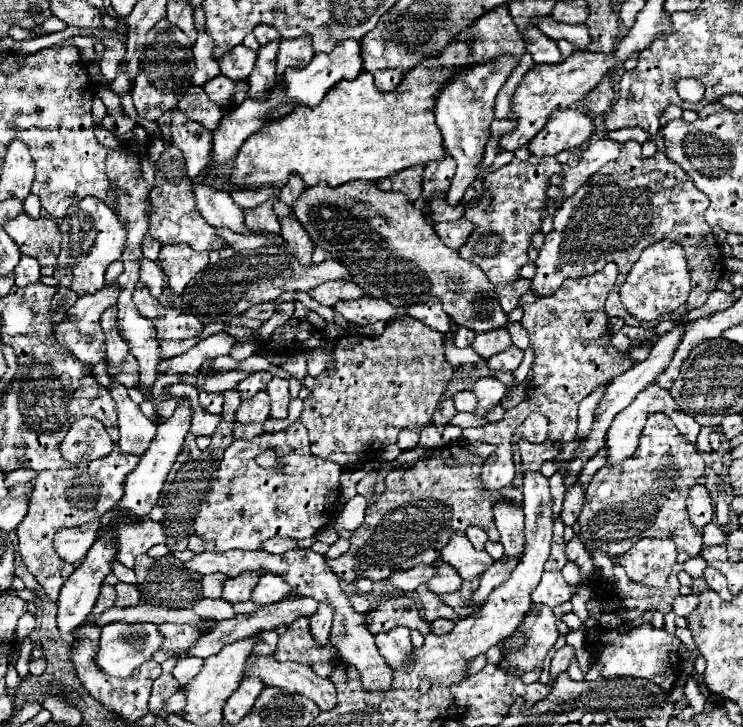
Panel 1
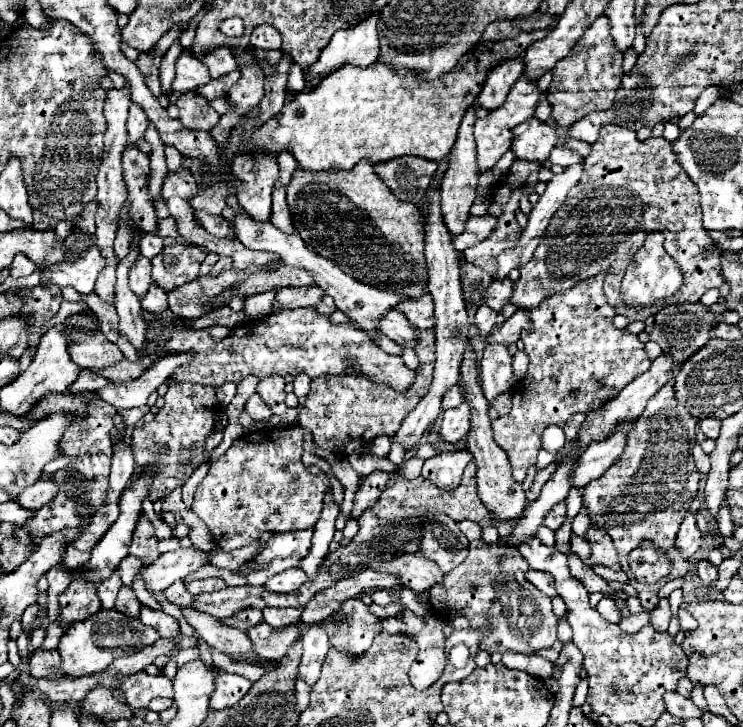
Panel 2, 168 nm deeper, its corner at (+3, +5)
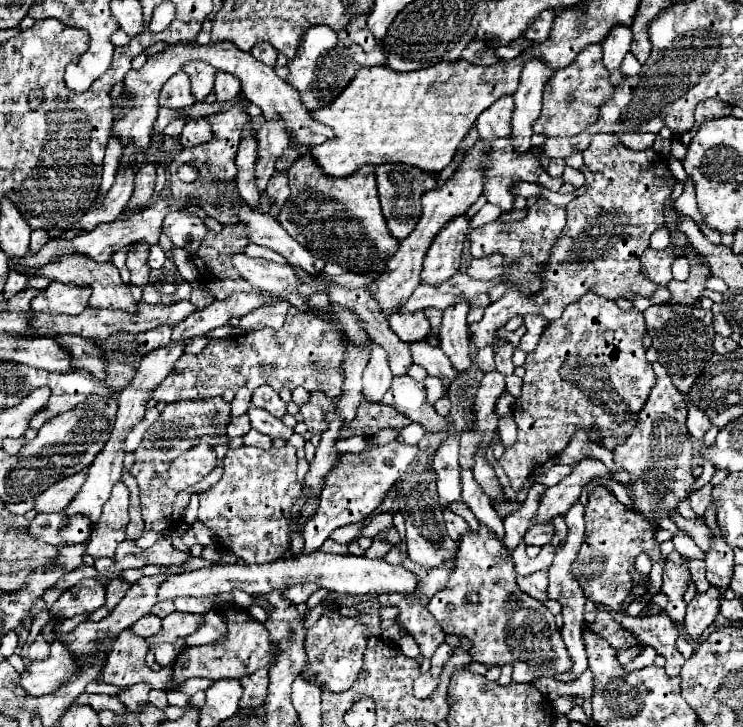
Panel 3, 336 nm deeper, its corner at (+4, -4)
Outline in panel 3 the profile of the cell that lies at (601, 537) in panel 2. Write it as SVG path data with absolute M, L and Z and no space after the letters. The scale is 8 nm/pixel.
M595 487L585 505L585 539L571 565L571 573L577 577L585 597L627 615L623 603L631 591L631 571L635 569L635 557L639 553L647 553L653 563L661 559L661 545L655 541L655 525L643 513L619 503L605 487Z

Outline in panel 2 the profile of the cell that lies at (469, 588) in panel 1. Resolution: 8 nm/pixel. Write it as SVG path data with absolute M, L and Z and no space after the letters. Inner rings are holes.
M484 540L470 542L470 554L468 558L454 568L450 574L444 576L440 584L430 588L430 604L432 610L446 622L452 622L456 616L464 616L470 620L472 628L484 626L486 620L490 620L490 630L494 634L488 634L480 648L488 654L500 652L520 652L520 654L532 654L542 648L550 648L556 638L558 618L552 612L550 598L538 592L526 578L524 572L528 570L528 562L520 556L516 548L508 548L504 542L498 544L486 544ZM502 556L506 556L504 562L498 562ZM498 632L506 632L500 636Z

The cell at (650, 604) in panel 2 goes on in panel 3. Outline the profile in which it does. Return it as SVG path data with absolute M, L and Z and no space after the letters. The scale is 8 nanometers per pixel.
M657 361L653 363L653 369L657 375L657 383L643 411L639 413L637 427L633 429L631 437L613 451L613 459L631 475L631 485L627 487L627 491L635 503L635 511L645 513L653 521L653 525L657 525L657 515L669 517L671 513L675 513L679 501L689 497L695 477L691 473L693 445L691 435L685 427L687 403L677 387L671 383L667 371Z

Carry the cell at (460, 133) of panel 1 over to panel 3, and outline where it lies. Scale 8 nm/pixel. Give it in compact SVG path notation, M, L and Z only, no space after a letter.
M459 215L453 221L449 221L445 229L435 237L423 261L421 283L441 285L459 271L467 227L469 219L465 215Z

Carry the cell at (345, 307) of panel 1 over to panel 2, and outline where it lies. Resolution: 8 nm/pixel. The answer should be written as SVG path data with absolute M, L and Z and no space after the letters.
M392 308L392 312L386 312L384 314L384 320L380 320L380 328L382 328L382 334L388 336L390 340L394 340L396 344L406 346L406 348L412 348L414 346L416 328L396 308Z

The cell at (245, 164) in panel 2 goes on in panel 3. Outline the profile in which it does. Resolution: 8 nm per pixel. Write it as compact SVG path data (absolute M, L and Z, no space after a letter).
M247 123L243 127L243 137L241 137L241 145L237 151L237 191L243 197L243 201L255 209L259 205L259 191L255 185L255 163L257 163L257 141L253 135L253 127Z

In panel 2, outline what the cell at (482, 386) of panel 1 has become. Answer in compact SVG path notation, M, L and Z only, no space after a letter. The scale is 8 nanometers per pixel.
M462 402L460 406L452 408L452 410L446 410L442 414L442 422L440 422L440 434L446 442L454 444L458 442L462 436L468 434L470 430L470 404L468 402Z

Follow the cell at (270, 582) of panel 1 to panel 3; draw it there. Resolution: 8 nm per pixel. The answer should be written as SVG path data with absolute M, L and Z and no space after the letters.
M303 583L303 585L293 585L291 589L287 589L285 597L291 599L295 605L299 605L299 603L305 603L315 591L319 591L319 587L311 585L311 583Z

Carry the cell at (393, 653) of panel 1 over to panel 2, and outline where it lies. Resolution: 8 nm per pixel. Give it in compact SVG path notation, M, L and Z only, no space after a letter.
M358 598L346 600L338 612L340 612L340 616L346 614L350 618L350 622L336 628L330 618L326 620L330 644L336 650L344 650L344 652L350 652L356 656L364 653L364 650L368 650L372 646L372 638L376 634L380 634L382 620L376 618L374 614L370 614L368 606Z

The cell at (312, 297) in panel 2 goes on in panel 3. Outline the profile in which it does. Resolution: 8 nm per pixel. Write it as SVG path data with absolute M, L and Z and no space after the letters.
M275 301L271 305L263 305L259 309L253 309L251 313L243 315L237 323L239 333L249 333L249 331L259 331L263 327L273 327L279 329L285 323L285 313L289 309L287 301Z

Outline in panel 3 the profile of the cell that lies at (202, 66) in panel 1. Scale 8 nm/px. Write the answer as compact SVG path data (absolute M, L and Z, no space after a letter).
M179 71L173 77L167 79L167 83L163 85L161 93L159 93L159 105L161 107L169 107L169 109L183 109L193 105L195 99L191 95L191 83L187 73Z

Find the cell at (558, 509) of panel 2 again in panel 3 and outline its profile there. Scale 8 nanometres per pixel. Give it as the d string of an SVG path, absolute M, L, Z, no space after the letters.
M545 523L545 525L533 525L529 527L529 531L523 535L523 543L525 545L539 545L543 547L545 543L549 543L553 537L553 525Z

